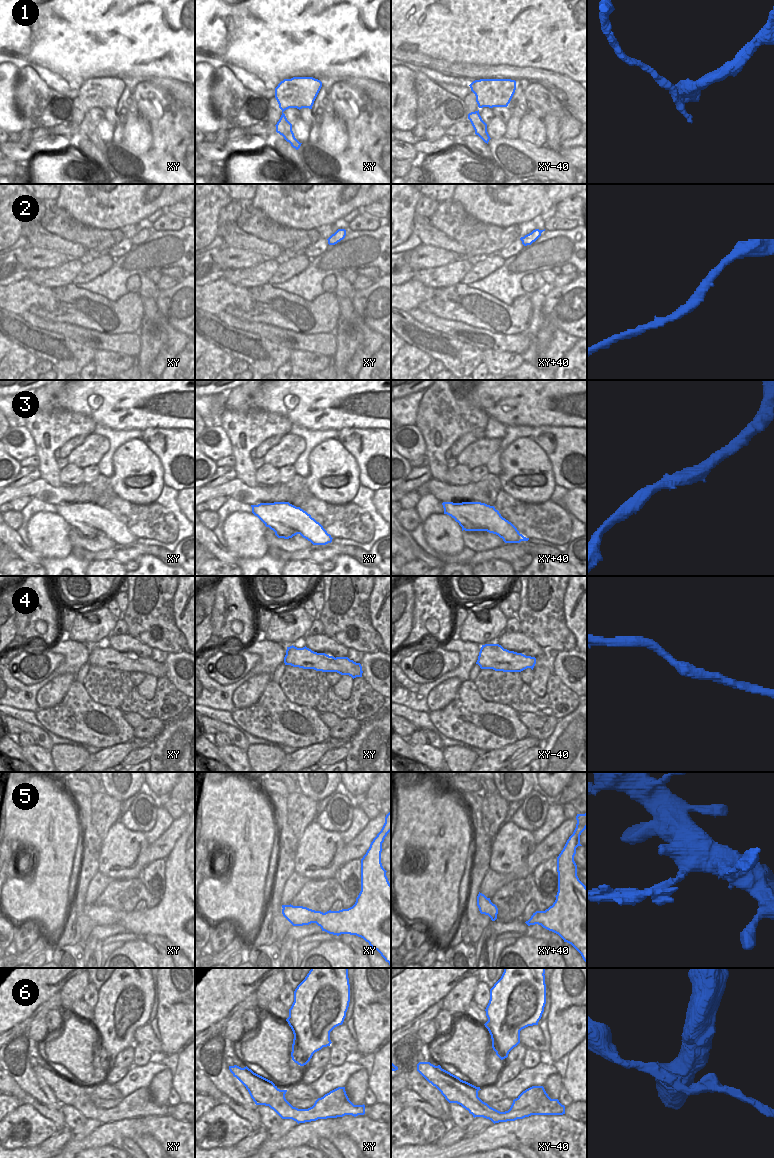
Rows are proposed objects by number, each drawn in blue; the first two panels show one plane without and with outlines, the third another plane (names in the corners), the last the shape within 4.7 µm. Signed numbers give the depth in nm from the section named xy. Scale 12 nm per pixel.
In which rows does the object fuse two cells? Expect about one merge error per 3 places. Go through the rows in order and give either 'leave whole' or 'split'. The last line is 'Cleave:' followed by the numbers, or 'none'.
1: split
2: leave whole
3: leave whole
4: leave whole
5: split
6: split
Cleave: 1, 5, 6

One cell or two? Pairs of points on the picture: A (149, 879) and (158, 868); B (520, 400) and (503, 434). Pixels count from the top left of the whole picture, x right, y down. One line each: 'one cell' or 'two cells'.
A: one cell
B: two cells

